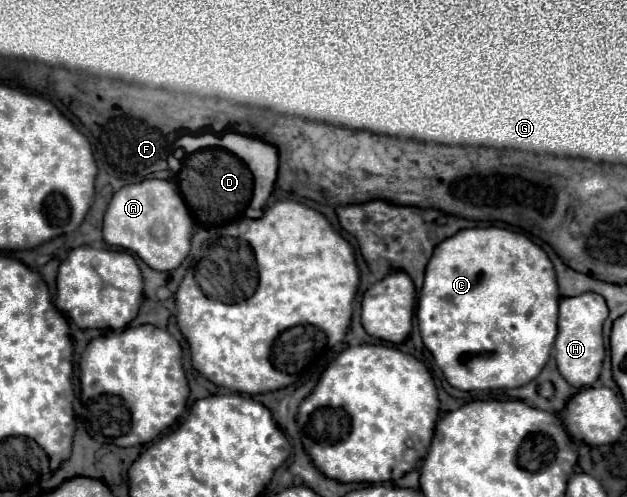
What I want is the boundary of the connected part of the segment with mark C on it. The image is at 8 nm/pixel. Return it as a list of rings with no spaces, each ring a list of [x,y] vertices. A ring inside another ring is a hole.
[[[468,228],[434,248],[418,295],[416,318],[422,342],[432,352],[448,384],[466,392],[520,388],[534,380],[550,358],[558,332],[558,300],[556,272],[540,246],[506,228]]]

